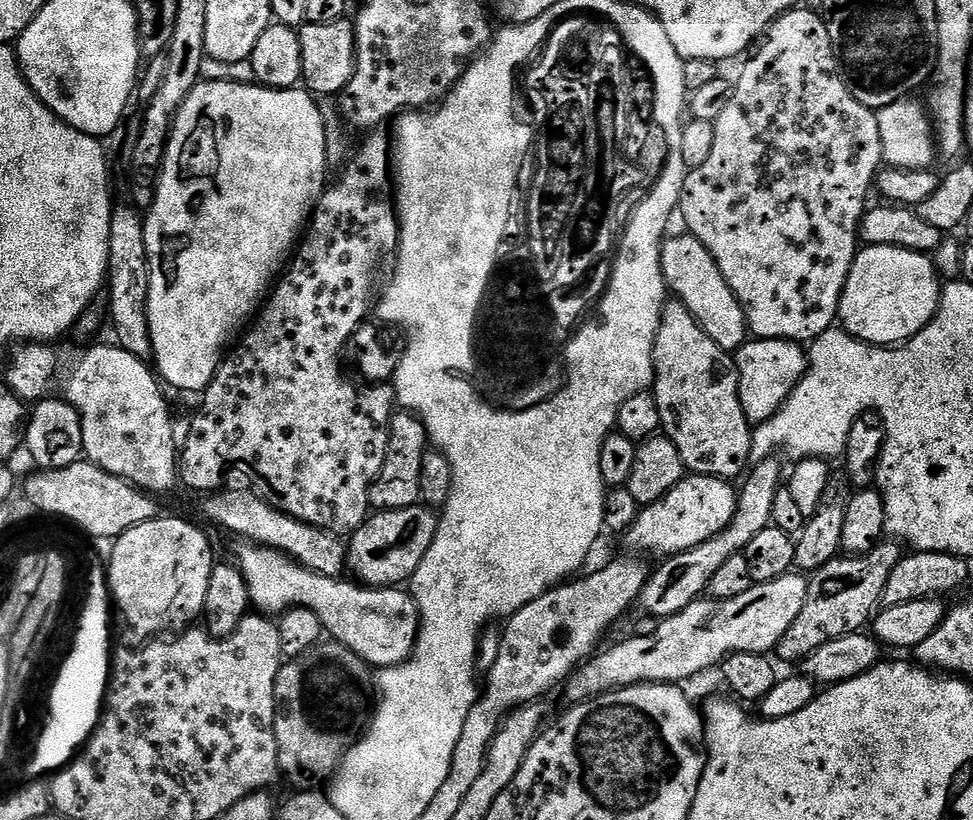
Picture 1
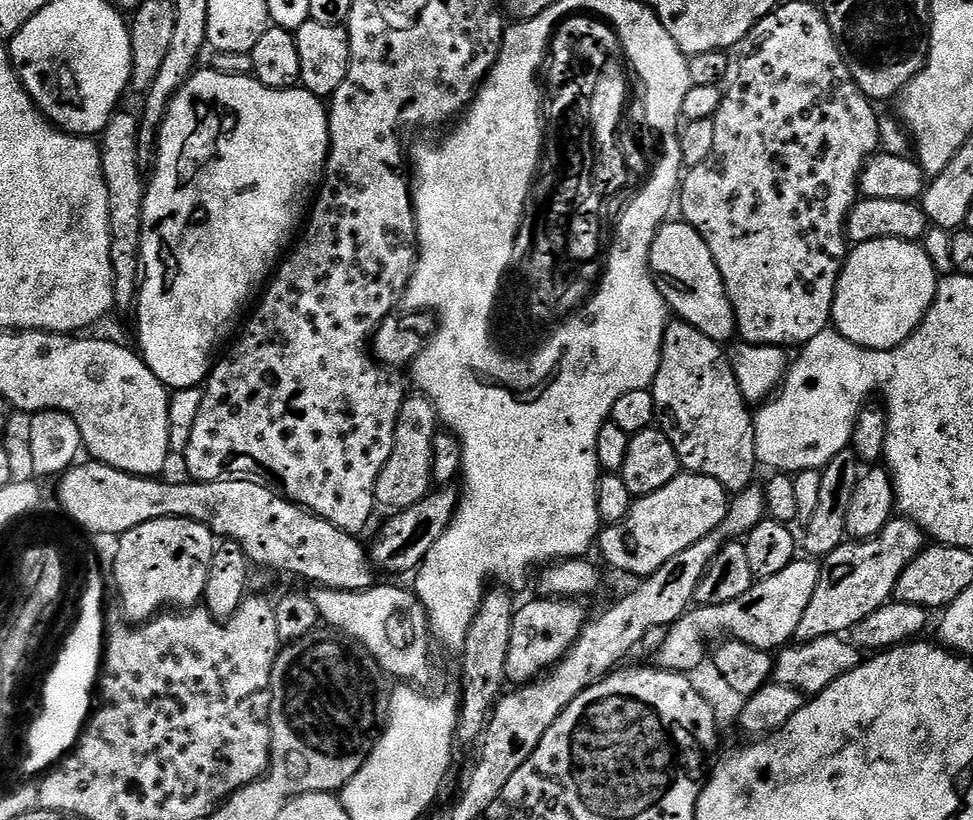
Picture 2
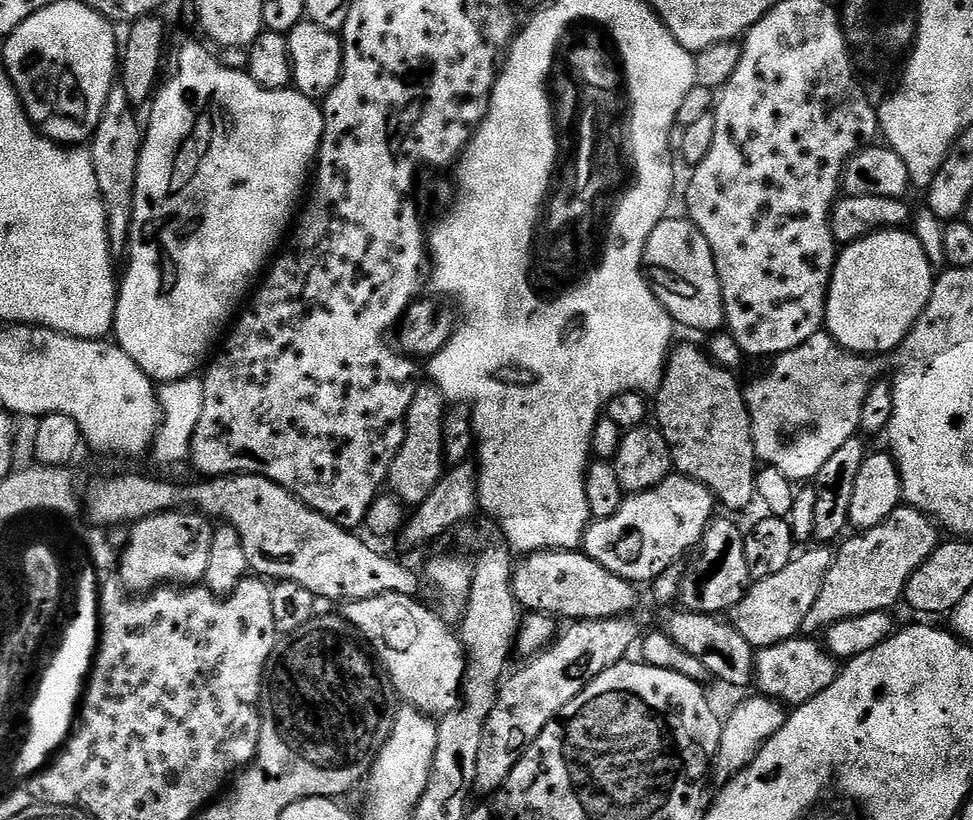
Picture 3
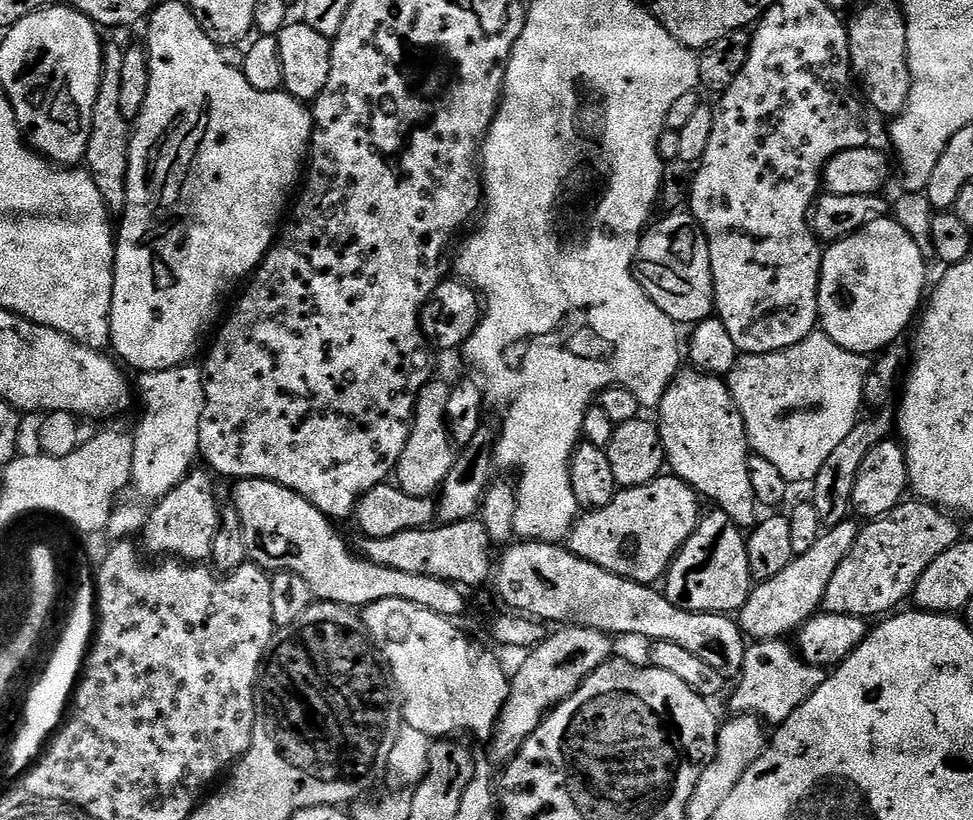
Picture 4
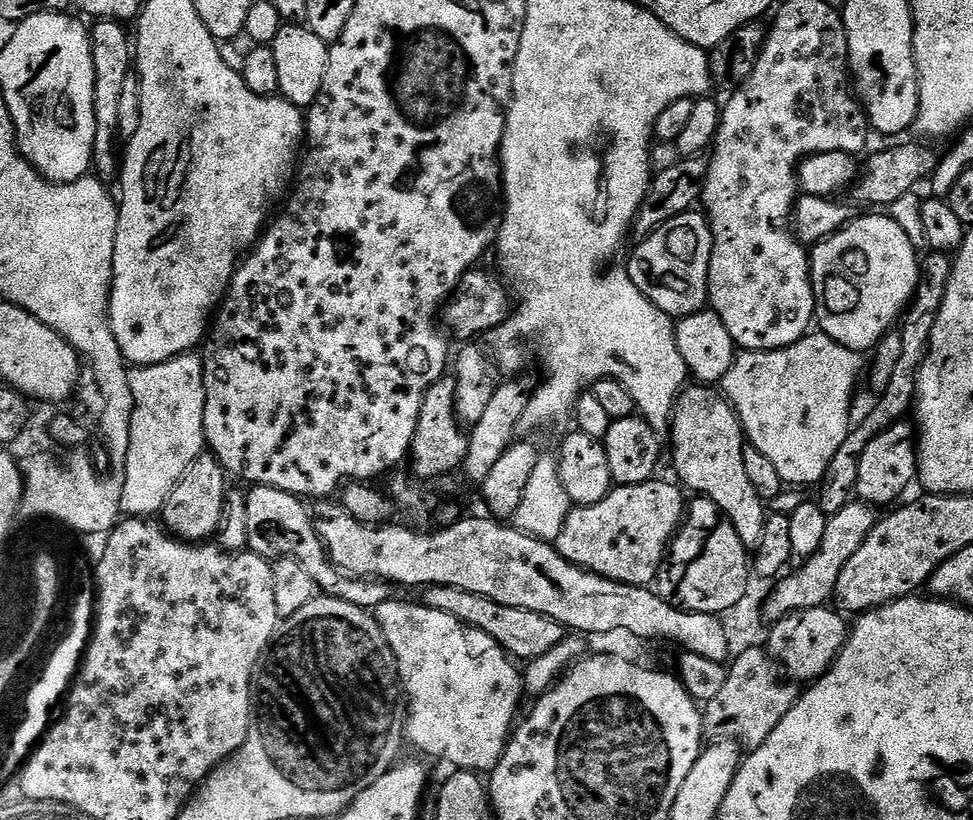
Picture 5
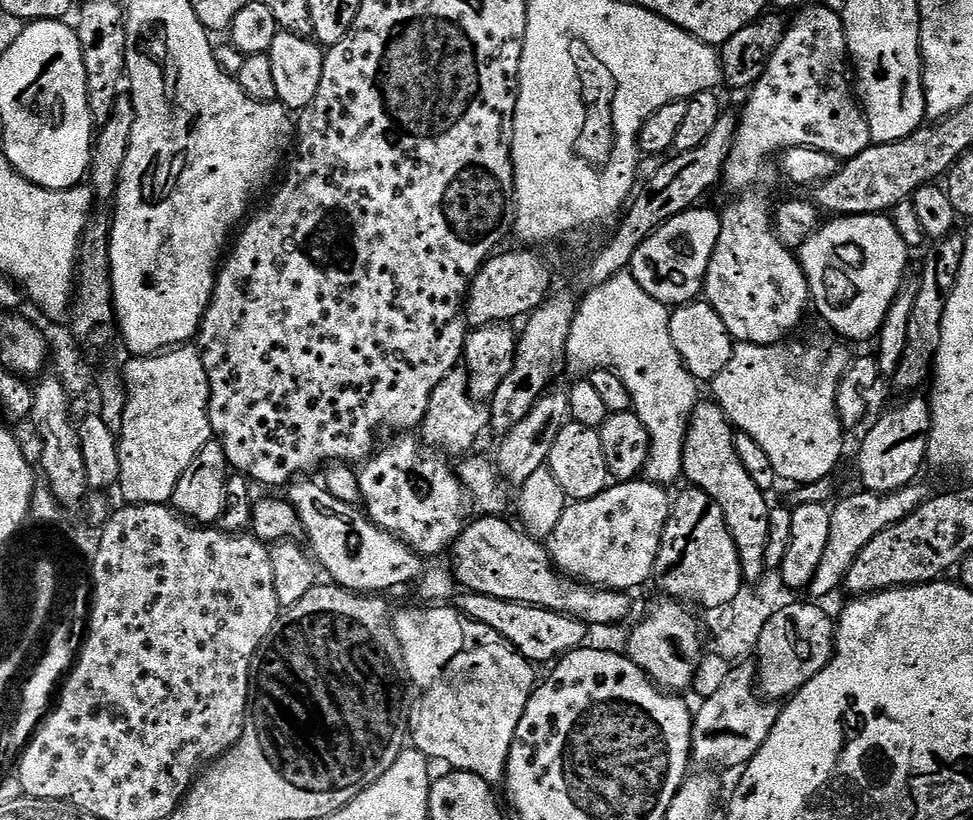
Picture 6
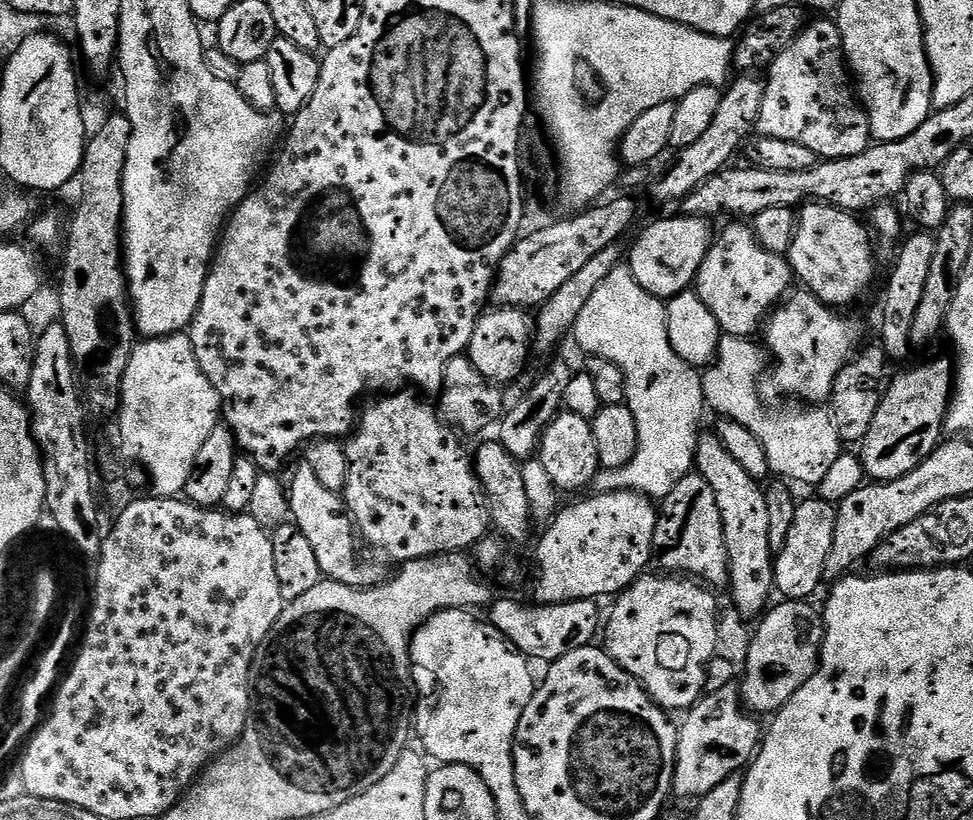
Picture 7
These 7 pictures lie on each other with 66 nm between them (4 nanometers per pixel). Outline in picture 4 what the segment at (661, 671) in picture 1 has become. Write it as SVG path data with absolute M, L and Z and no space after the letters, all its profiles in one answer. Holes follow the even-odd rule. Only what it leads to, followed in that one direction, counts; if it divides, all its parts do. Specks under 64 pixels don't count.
M855 519L843 520L838 526L827 529L810 546L806 554L796 556L778 574L769 580L759 581L753 587L748 600L738 613L738 623L745 635L753 641L778 640L787 637L787 632L795 633L813 616L817 615L818 609L823 605L826 586L830 586L830 578L834 578L834 570L850 554L854 542L858 538L860 528Z

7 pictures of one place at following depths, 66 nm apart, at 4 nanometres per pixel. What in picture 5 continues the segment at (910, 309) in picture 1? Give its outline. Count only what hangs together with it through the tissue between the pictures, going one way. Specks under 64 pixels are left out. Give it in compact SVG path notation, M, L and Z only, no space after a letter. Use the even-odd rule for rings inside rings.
M888 214L857 215L841 232L826 238L811 249L810 263L812 289L816 299L815 323L819 331L834 338L834 342L861 354L871 353L881 338L887 332L893 331L894 325L903 317L912 297L915 296L920 281L917 250L910 238L906 238L902 226L898 226L898 222L894 222Z

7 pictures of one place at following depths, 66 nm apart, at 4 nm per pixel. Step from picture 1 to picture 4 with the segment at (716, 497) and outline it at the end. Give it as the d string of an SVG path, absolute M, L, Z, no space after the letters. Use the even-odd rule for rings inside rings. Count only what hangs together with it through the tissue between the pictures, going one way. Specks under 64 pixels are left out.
M661 474L648 484L619 489L610 506L602 506L602 510L585 511L572 532L570 528L567 533L566 544L578 558L594 562L594 566L602 566L602 570L610 570L627 580L652 586L667 573L680 547L688 541L690 534L694 534L702 515L700 504L701 497L689 484L674 475Z

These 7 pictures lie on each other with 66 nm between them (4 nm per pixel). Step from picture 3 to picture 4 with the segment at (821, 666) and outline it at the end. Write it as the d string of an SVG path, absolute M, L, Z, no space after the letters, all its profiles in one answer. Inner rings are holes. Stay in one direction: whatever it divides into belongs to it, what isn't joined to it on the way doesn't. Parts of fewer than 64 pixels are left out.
M787 639L757 640L746 647L746 658L735 681L736 693L732 696L732 712L746 716L754 716L772 726L785 724L822 686L826 672L821 665L806 662L795 647L788 645Z

